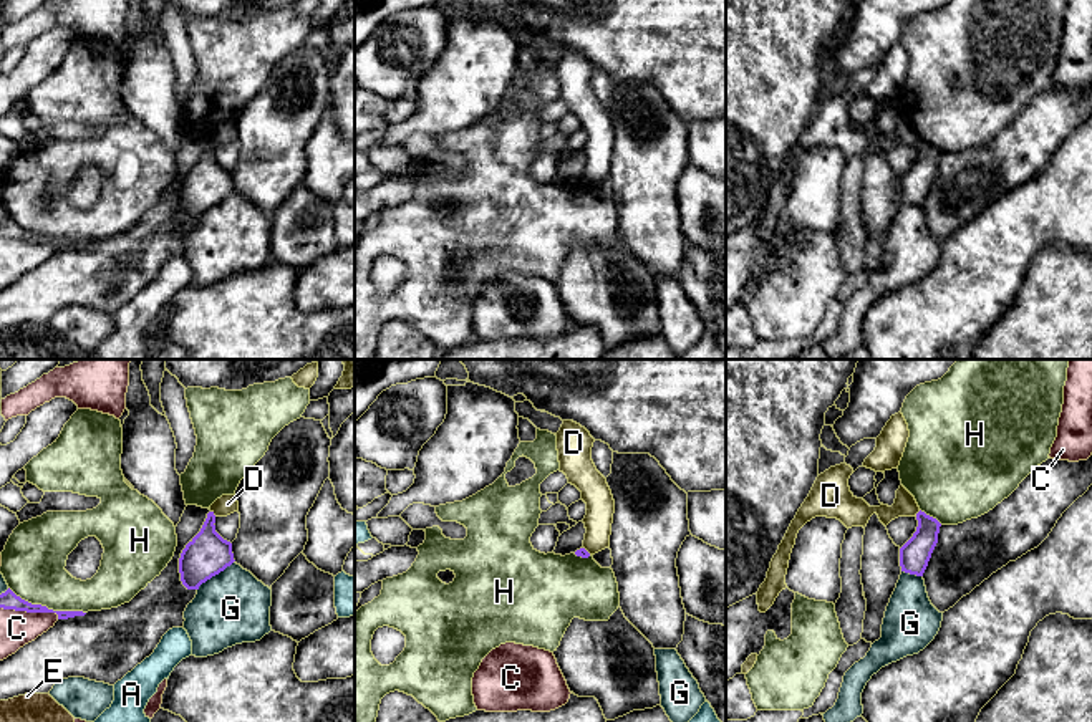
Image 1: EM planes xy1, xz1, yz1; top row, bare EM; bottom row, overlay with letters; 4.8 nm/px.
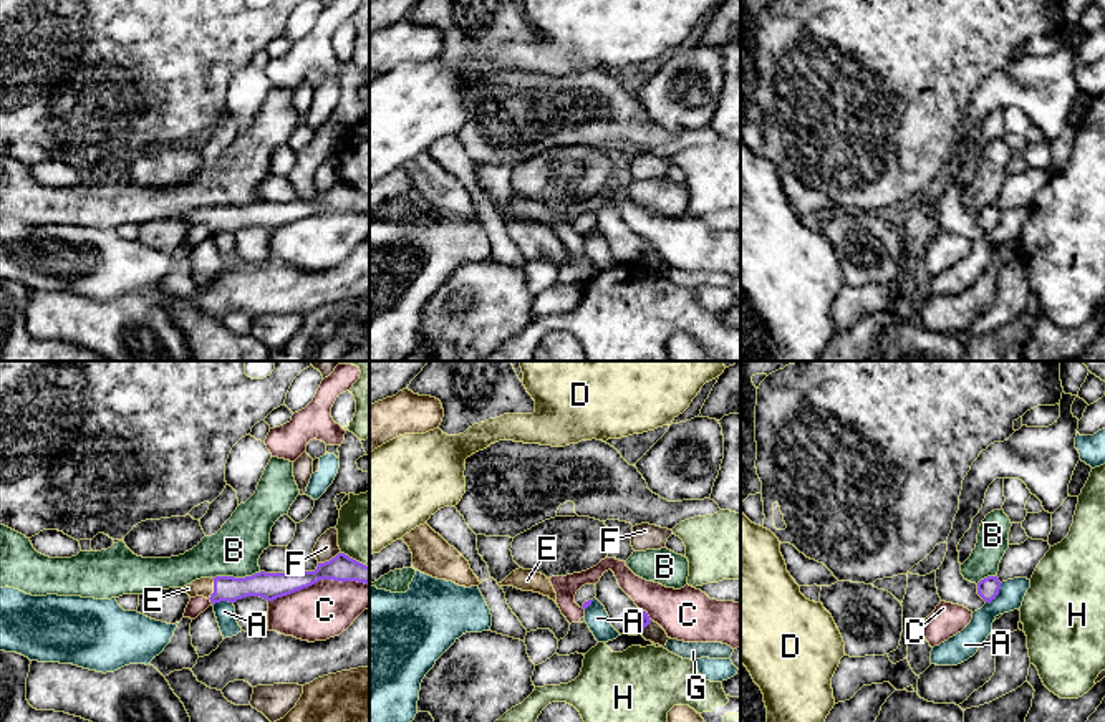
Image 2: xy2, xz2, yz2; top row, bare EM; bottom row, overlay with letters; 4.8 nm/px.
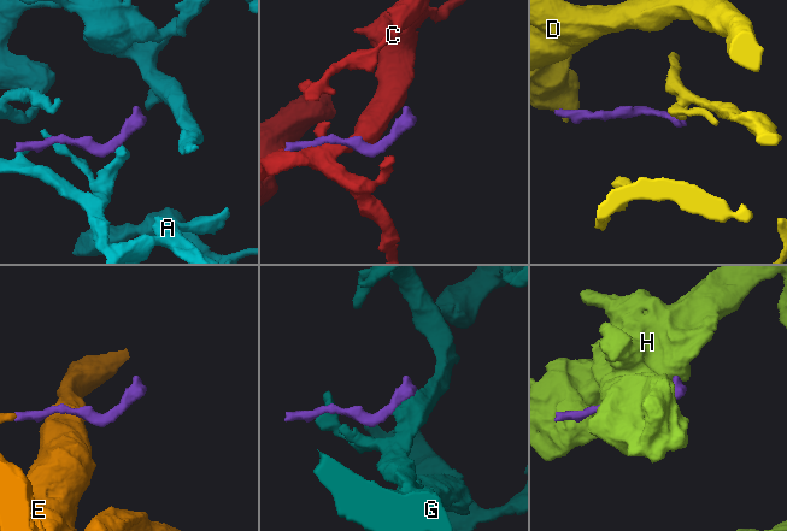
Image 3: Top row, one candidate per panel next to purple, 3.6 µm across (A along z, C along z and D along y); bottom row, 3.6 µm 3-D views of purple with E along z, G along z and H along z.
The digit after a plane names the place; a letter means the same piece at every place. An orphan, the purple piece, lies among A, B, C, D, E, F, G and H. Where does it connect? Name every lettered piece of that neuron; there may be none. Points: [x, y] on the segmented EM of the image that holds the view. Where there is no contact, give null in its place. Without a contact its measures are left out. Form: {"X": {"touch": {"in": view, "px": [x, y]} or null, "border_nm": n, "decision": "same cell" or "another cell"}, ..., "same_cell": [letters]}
{"A": {"touch": {"in": "yz2", "px": [996, 595]}, "border_nm": 130, "decision": "another cell"}, "B": {"touch": {"in": "xy2", "px": [236, 578]}, "border_nm": 240, "decision": "another cell"}, "C": {"touch": {"in": "xy2", "px": [318, 580]}, "border_nm": 500, "decision": "another cell"}, "D": {"touch": {"in": "xy1", "px": [212, 514]}, "border_nm": 40, "decision": "another cell"}, "E": {"touch": {"in": "xy2", "px": [214, 588]}, "border_nm": 110, "decision": "same cell"}, "F": {"touch": {"in": "xy2", "px": [330, 560]}, "border_nm": 130, "decision": "another cell"}, "G": {"touch": {"in": "xy1", "px": [214, 575]}, "border_nm": 240, "decision": "another cell"}, "H": {"touch": {"in": "xy1", "px": [45, 606]}, "border_nm": 400, "decision": "another cell"}, "same_cell": ["E"]}

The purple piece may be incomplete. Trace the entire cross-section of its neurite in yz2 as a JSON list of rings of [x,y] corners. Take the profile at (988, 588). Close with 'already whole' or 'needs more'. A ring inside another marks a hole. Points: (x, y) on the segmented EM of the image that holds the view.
[[[987,576],[977,583],[977,594],[986,601],[991,603],[996,599],[1001,590],[1001,581],[997,576]]] | already whole

